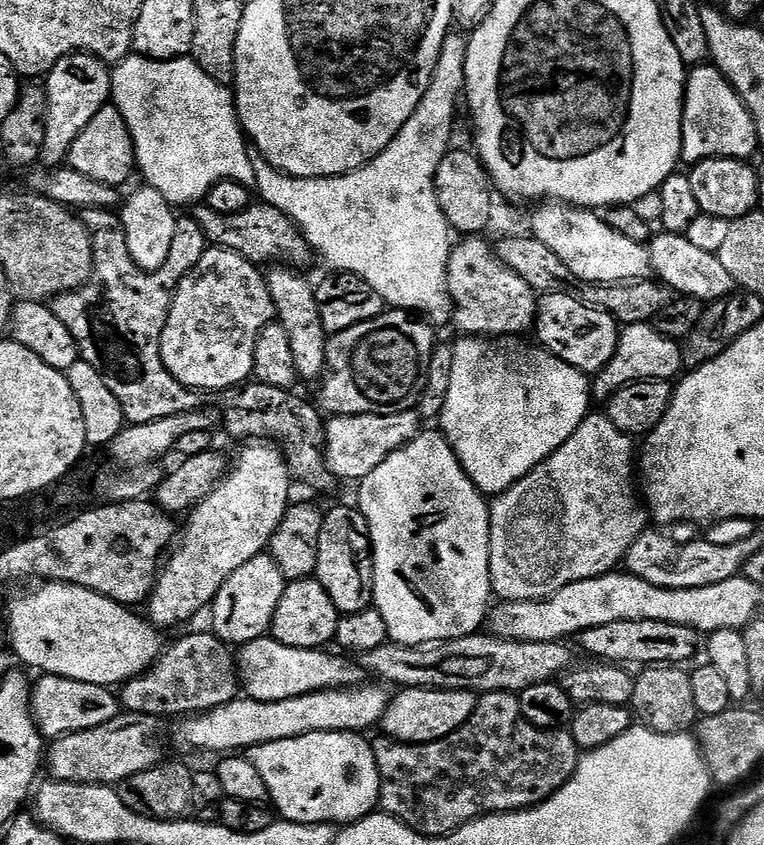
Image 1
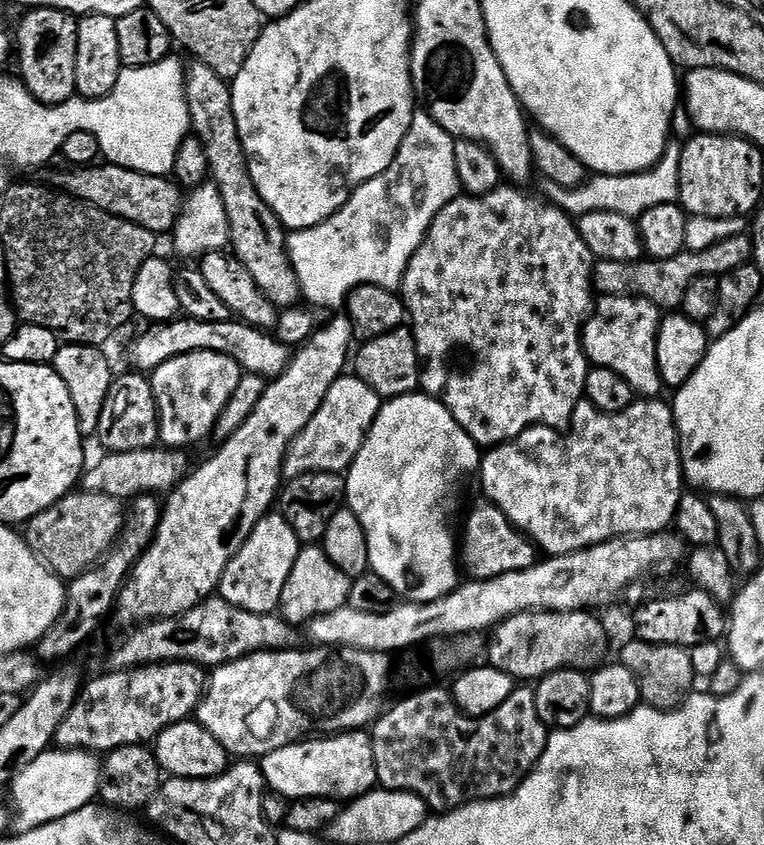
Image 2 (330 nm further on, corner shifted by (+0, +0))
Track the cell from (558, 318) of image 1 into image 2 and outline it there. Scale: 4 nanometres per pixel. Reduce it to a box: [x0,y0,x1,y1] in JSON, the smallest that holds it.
[582,296,662,397]

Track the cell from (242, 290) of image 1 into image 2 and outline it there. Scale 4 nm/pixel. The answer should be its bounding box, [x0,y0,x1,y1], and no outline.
[150,352,241,450]

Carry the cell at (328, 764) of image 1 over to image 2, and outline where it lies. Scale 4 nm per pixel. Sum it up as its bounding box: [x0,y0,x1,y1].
[259,730,377,802]

